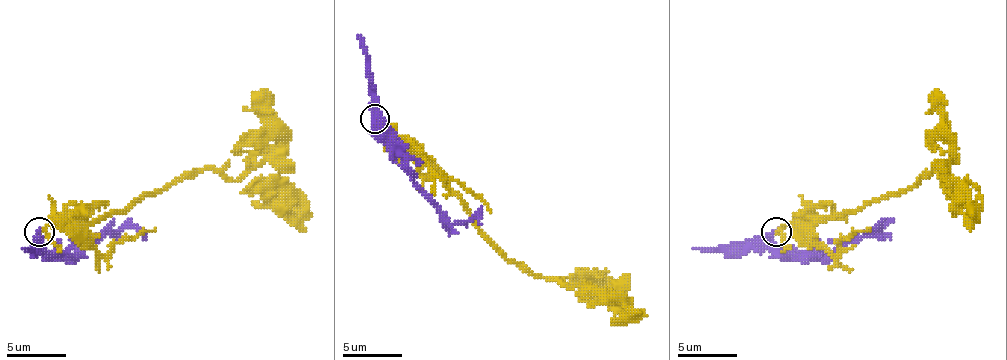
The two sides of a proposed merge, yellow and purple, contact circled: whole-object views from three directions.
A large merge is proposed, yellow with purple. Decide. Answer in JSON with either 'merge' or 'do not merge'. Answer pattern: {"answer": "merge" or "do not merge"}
{"answer": "merge"}

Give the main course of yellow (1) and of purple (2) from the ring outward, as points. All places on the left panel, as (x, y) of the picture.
1: (40, 231), (90, 225), (199, 169), (220, 169), (240, 181), (267, 160), (279, 169), (284, 207), (305, 231)
2: (40, 231), (37, 239), (49, 254), (69, 257), (84, 242), (116, 231), (134, 228), (146, 239)

